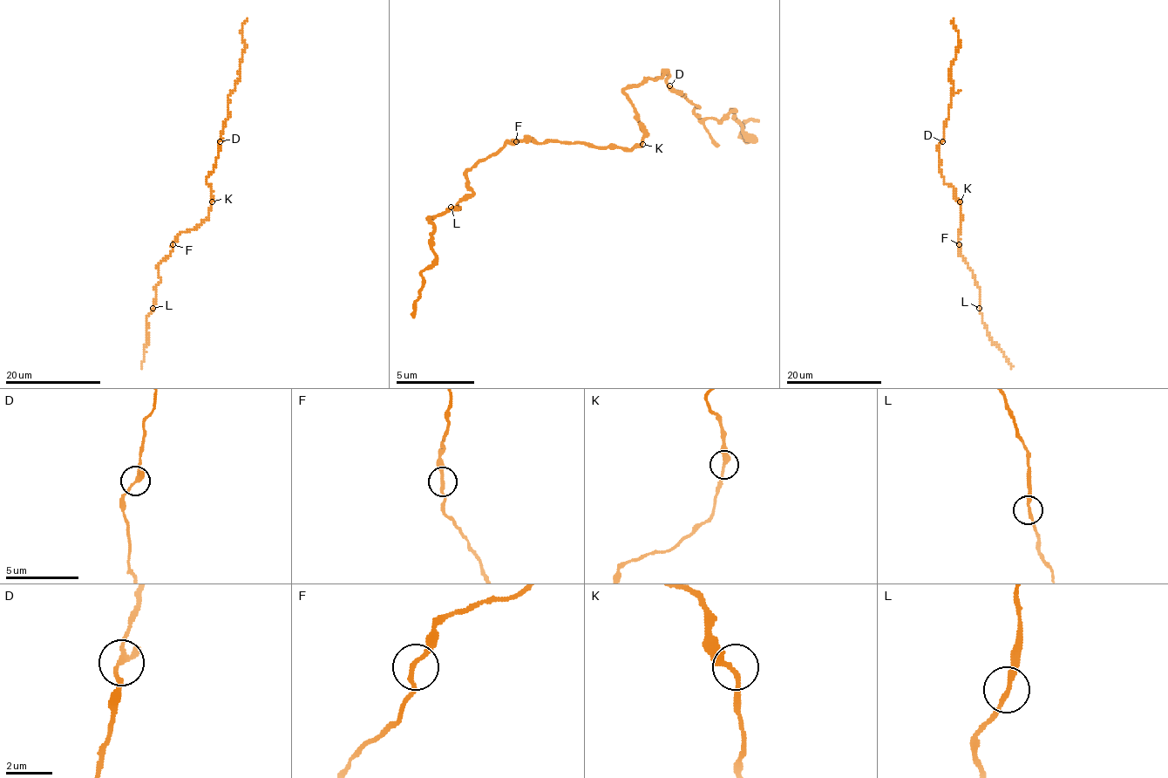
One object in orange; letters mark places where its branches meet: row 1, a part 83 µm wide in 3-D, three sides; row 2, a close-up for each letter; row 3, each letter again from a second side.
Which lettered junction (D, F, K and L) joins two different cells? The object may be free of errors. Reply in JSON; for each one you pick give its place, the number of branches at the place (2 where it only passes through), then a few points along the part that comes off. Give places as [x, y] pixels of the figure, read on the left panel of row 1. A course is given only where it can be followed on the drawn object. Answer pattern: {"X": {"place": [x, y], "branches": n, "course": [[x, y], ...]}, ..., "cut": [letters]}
{"cut": []}

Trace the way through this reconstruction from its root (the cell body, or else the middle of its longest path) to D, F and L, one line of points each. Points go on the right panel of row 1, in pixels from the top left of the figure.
D: (959, 202), (955, 190), (944, 182), (940, 170), (939, 145), (942, 141)
F: (959, 202), (961, 211), (959, 244)
L: (959, 202), (961, 211), (960, 254), (979, 289), (979, 308)

